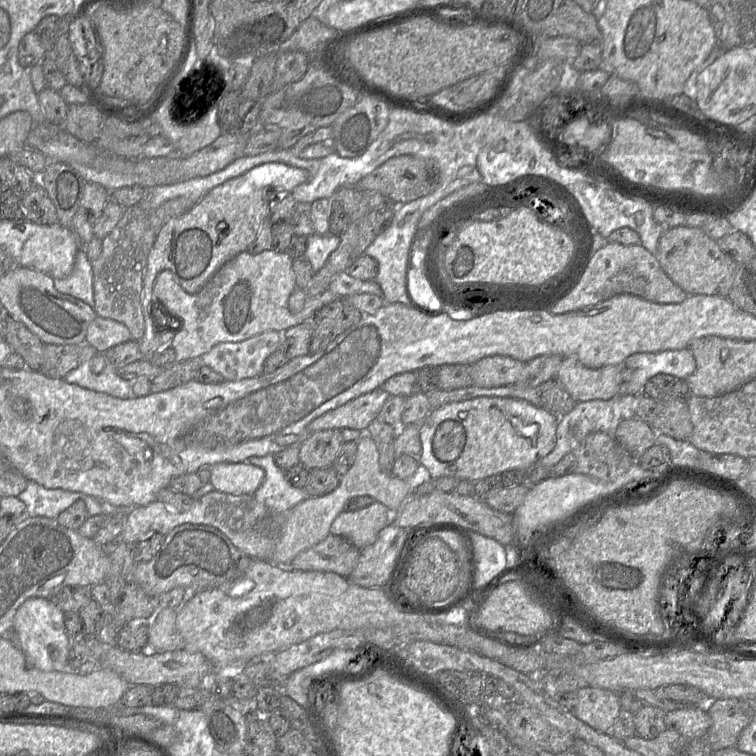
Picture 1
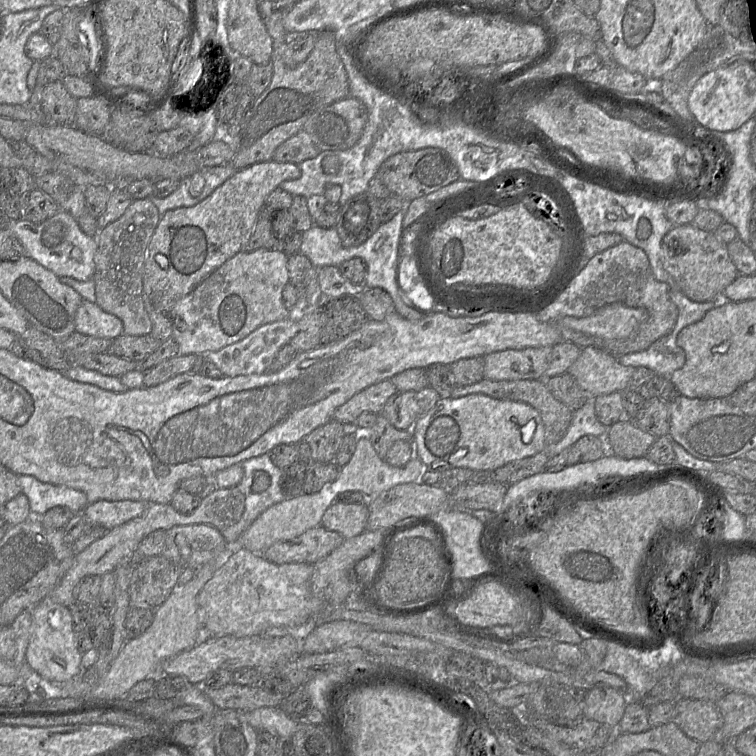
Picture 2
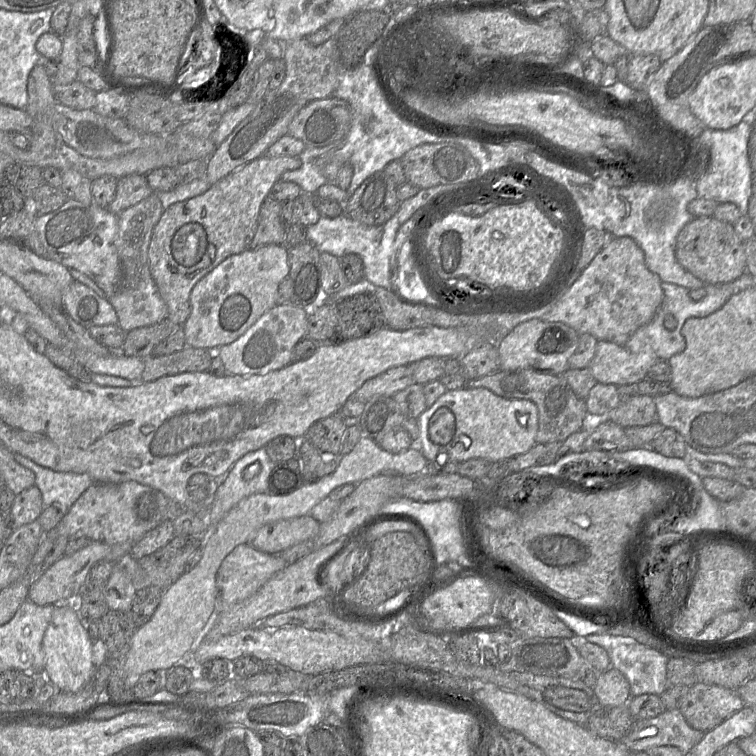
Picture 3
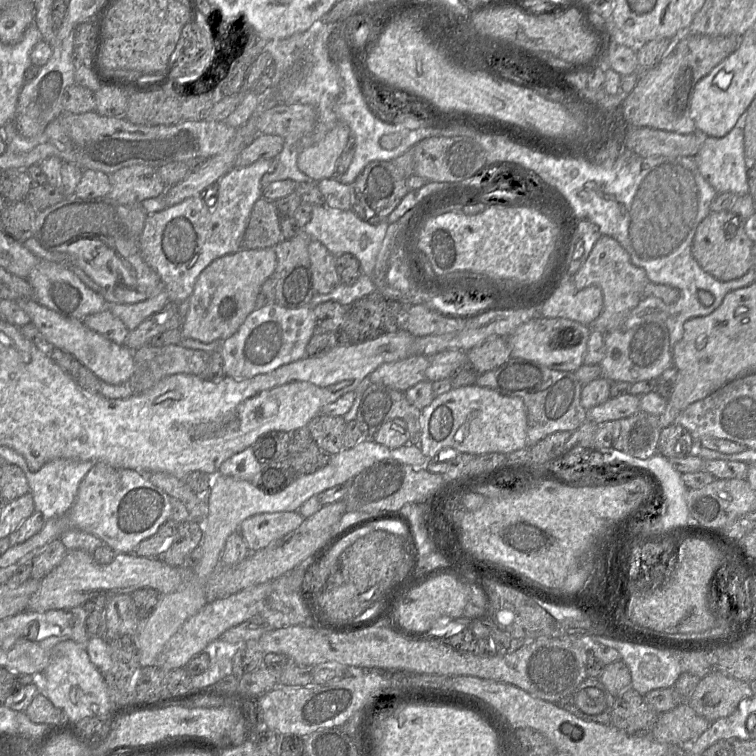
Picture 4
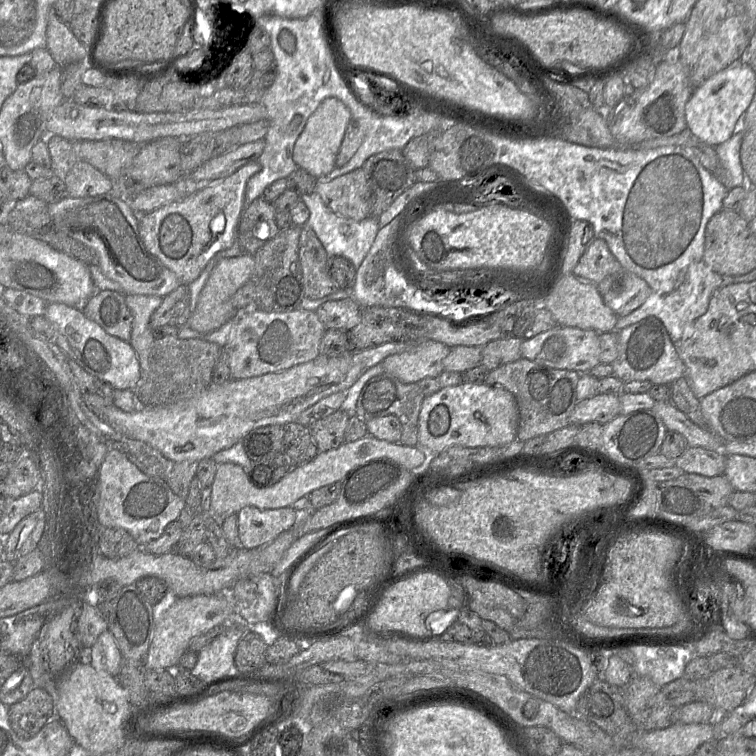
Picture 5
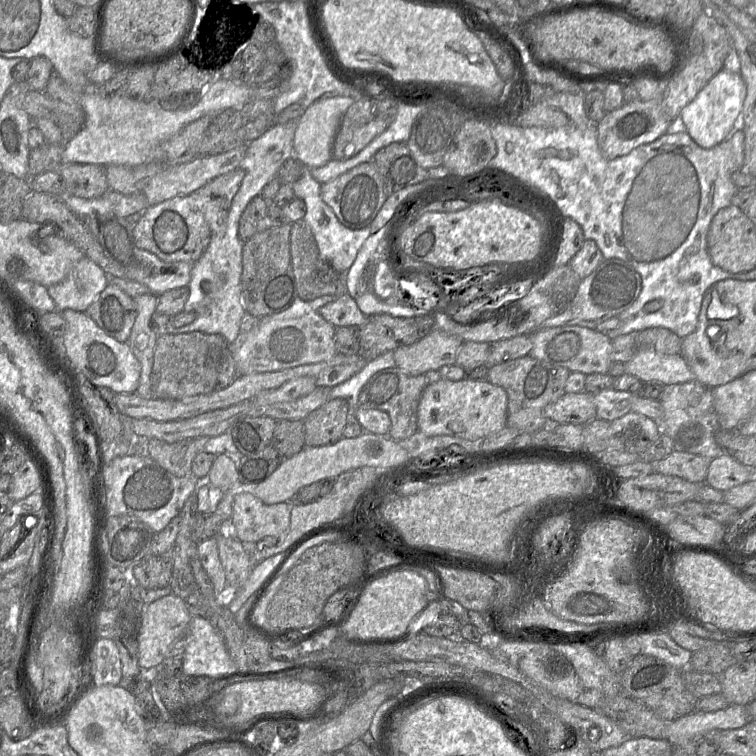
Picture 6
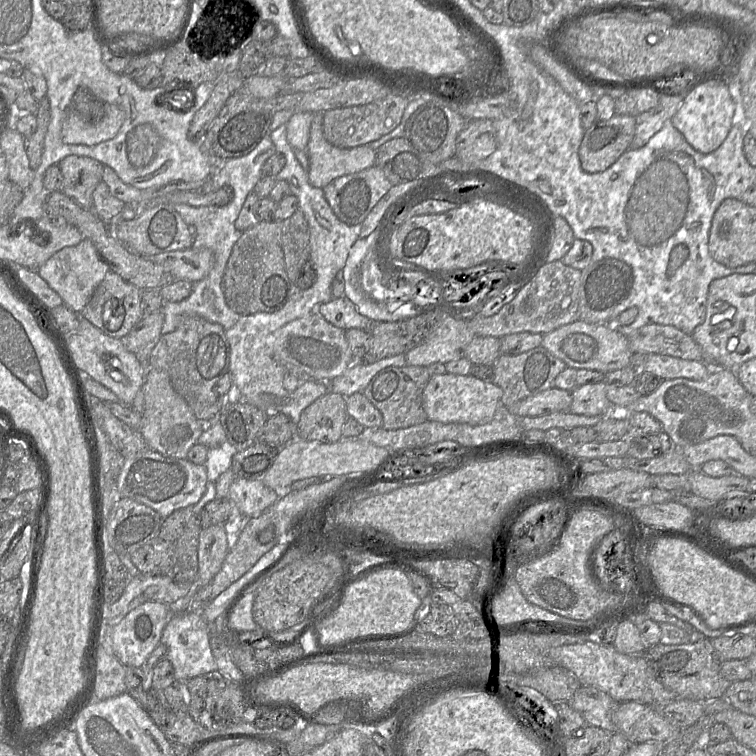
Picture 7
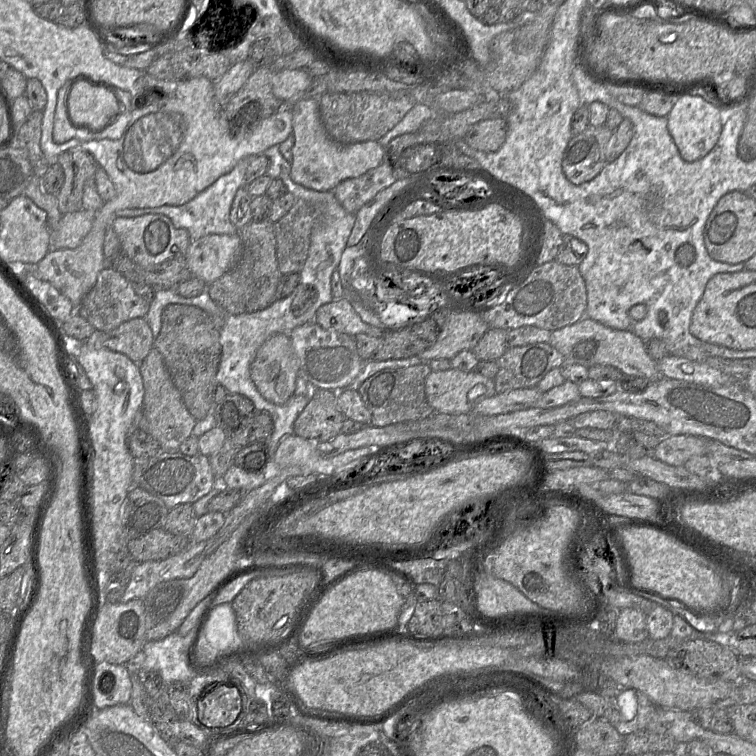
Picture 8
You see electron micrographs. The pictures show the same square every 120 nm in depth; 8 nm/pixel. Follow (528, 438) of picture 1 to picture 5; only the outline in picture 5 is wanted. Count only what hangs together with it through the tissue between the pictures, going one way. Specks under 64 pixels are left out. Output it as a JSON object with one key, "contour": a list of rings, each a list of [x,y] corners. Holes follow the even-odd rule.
{"contour":[[[462,382],[426,396],[418,418],[418,442],[434,453],[451,446],[504,446],[517,437],[519,423],[515,396],[505,388]]]}

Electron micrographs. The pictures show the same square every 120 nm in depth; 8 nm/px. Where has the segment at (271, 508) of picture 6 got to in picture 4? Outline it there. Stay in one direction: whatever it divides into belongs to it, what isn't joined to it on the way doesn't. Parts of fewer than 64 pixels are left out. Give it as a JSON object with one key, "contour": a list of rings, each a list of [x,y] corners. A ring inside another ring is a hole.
{"contour":[[[298,511],[260,513],[243,520],[238,531],[250,551],[255,552],[295,530],[303,521]]]}

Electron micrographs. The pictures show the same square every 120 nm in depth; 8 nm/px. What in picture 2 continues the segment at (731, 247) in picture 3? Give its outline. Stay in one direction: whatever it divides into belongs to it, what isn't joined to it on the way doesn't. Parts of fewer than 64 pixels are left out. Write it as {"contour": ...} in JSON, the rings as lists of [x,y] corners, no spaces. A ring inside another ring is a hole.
{"contour":[[[693,224],[674,225],[663,237],[663,267],[679,288],[693,301],[720,298],[724,289],[739,275],[725,244],[712,232]]]}

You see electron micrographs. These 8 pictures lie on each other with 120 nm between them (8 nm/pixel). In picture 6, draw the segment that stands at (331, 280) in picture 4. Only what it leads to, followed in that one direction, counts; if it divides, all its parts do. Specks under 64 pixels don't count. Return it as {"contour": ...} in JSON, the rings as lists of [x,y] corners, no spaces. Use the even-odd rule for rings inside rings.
{"contour":[[[303,219],[291,224],[290,253],[300,299],[311,301],[324,295],[335,295],[335,282],[324,284],[318,279],[318,245],[311,228]]]}

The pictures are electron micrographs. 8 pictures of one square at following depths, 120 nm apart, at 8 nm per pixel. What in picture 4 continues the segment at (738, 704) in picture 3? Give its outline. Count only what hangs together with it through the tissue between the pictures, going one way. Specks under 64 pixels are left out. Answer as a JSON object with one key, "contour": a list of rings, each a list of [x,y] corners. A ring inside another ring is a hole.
{"contour":[[[712,672],[700,679],[687,702],[710,722],[732,714],[742,699],[750,698],[755,685],[722,672]]]}

